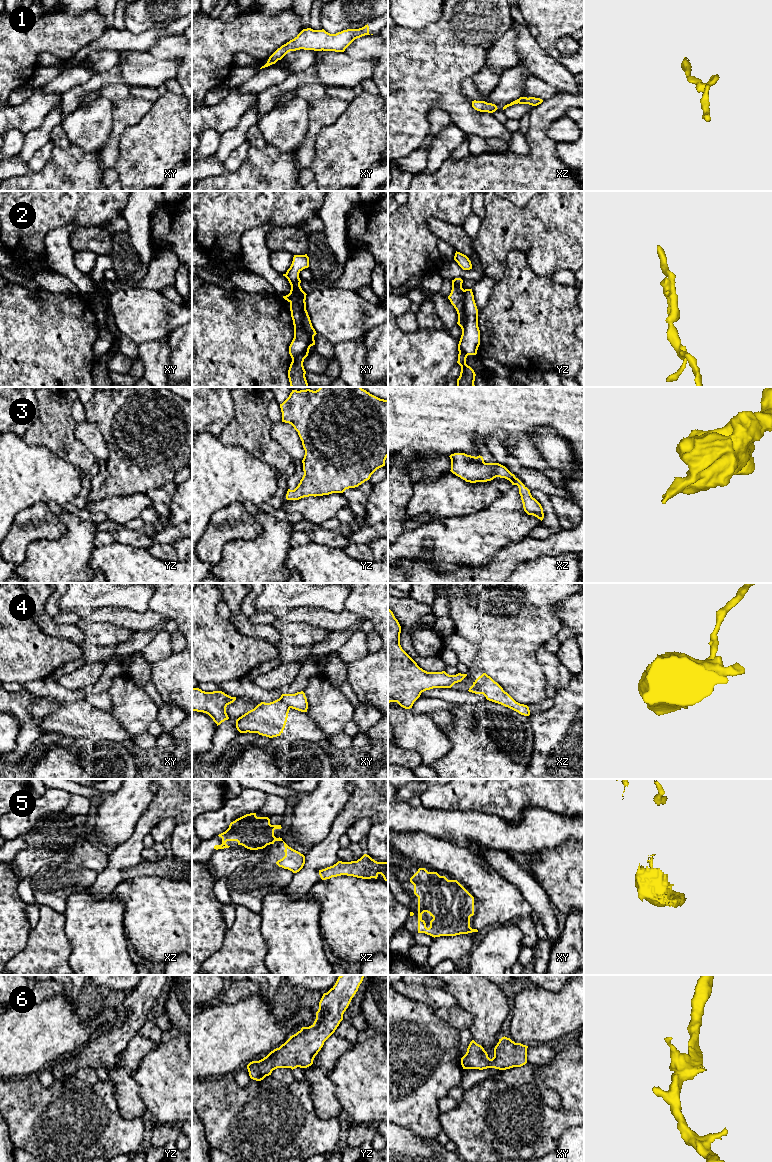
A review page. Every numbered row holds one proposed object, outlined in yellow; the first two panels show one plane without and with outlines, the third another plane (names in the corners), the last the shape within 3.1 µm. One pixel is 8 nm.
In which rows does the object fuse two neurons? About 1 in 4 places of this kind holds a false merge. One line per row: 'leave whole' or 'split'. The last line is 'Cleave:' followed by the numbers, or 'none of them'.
1: leave whole
2: split
3: leave whole
4: split
5: split
6: leave whole
Cleave: 2, 4, 5

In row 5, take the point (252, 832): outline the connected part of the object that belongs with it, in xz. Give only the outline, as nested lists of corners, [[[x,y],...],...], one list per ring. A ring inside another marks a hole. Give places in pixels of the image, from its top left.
[[[246,814],[231,822],[229,828],[218,835],[222,838],[222,844],[215,845],[214,849],[229,848],[227,841],[237,841],[238,845],[250,850],[263,849],[274,841],[274,830],[281,828],[281,825],[271,825],[268,817]]]

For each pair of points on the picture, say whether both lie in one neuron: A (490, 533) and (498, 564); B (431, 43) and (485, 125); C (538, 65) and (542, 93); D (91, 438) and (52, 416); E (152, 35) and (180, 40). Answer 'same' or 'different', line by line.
A: different
B: same
C: different
D: different
E: different

